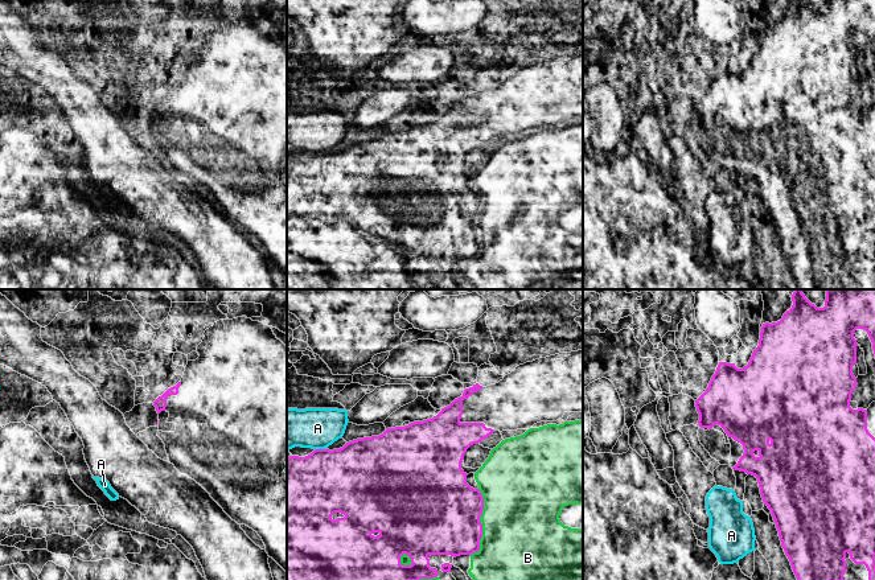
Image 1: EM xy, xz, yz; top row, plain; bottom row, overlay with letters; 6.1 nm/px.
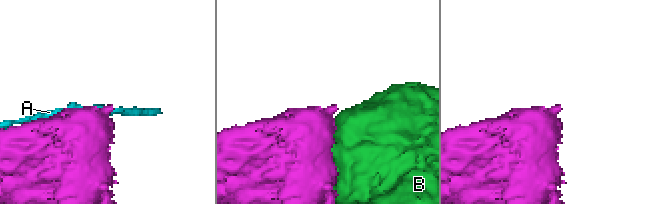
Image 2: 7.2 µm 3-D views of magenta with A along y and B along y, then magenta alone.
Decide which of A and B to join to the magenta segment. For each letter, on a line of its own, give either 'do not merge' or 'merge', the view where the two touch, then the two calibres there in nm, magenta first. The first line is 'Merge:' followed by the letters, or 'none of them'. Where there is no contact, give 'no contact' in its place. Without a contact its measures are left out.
Merge: none of them
A: do not merge | xz | 400/260 nm
B: do not merge | xz | 480/480 nm

